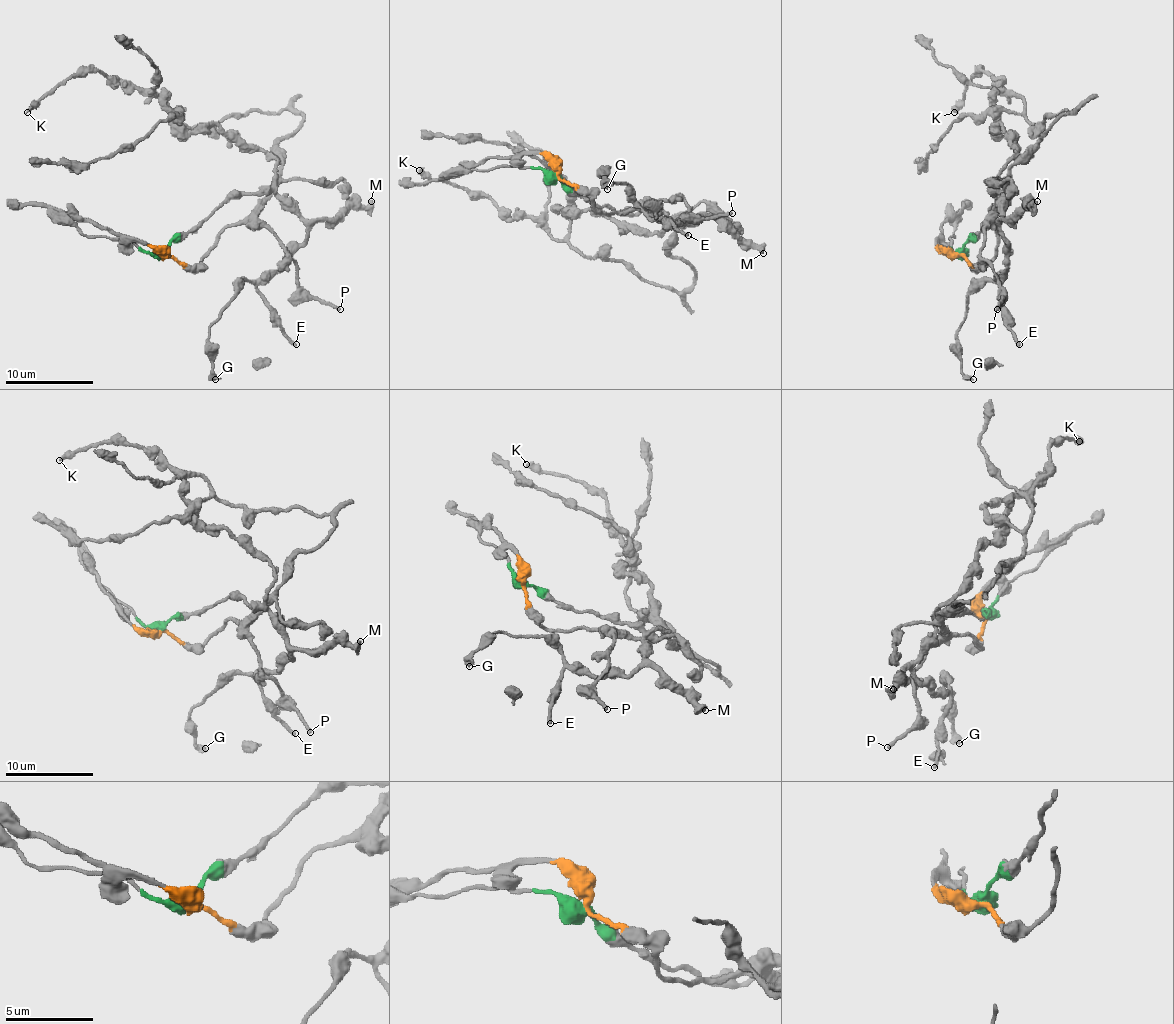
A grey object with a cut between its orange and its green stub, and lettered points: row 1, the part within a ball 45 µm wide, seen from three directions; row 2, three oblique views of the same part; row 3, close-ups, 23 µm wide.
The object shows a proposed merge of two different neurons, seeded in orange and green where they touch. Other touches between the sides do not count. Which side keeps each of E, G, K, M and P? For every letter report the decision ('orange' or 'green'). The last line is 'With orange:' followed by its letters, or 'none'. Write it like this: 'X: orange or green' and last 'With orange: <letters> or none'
E: green
G: green
K: orange
M: green
P: orange
With orange: K, P

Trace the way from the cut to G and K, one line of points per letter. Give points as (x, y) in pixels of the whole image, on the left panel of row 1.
G: (163, 254), (243, 194), (272, 192), (307, 227), (298, 249), (278, 269), (245, 280), (210, 327), (214, 380)
K: (166, 254), (201, 265), (256, 207), (298, 112), (183, 126), (139, 86), (97, 70), (60, 81), (26, 112)

